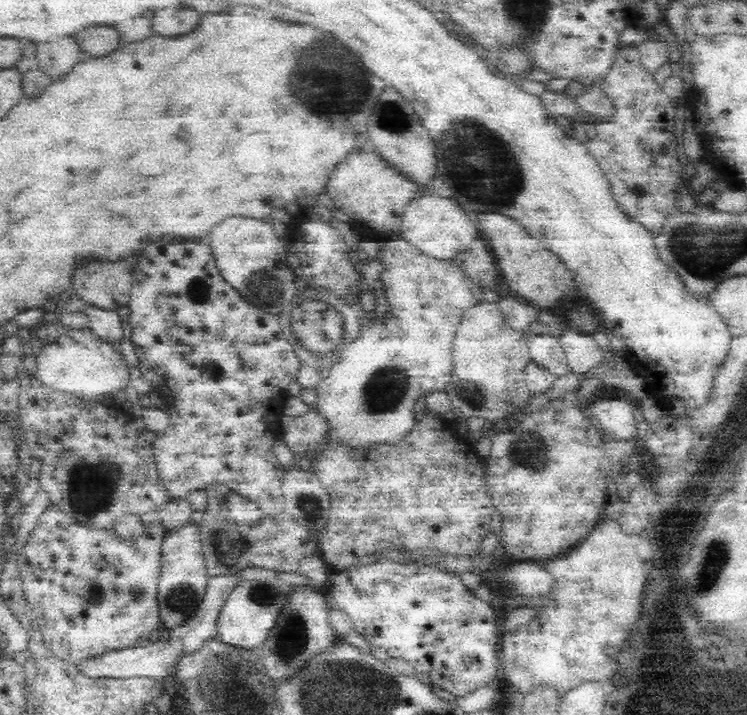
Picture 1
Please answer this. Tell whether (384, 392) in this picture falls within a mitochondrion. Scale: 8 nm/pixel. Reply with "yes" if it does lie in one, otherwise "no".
yes

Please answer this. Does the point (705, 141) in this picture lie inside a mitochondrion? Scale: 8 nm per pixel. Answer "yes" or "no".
no

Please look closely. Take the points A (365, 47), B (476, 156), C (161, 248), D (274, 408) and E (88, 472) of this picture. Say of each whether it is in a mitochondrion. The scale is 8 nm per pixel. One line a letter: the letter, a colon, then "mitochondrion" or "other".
A: other
B: mitochondrion
C: other
D: other
E: mitochondrion

